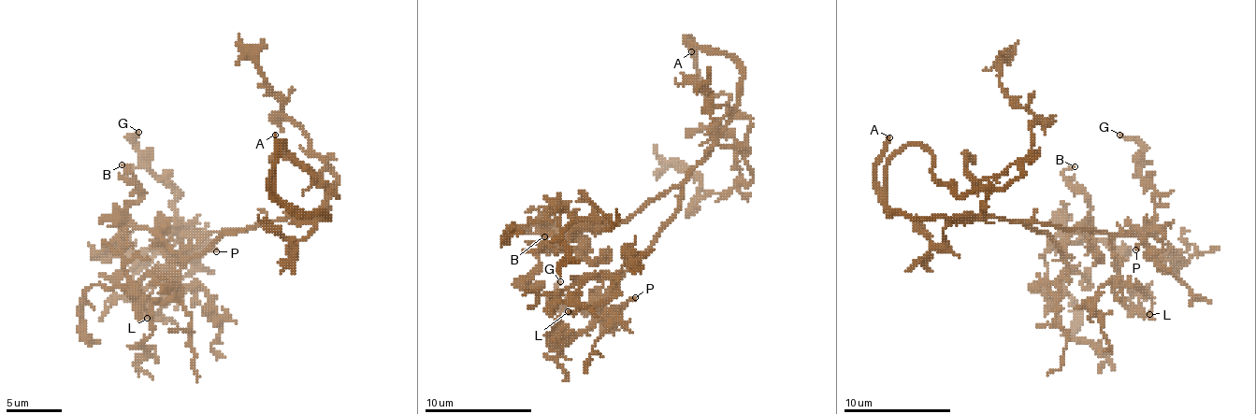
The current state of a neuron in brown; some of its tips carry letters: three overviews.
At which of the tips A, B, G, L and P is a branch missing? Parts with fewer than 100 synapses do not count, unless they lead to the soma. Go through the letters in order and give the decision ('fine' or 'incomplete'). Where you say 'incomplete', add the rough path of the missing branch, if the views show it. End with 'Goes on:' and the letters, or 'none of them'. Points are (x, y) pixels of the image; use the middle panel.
A: incomplete; missing branch runs (691, 51), (764, 60), (777, 67), (780, 76)
B: fine
G: fine
L: fine
P: fine
Goes on: A

